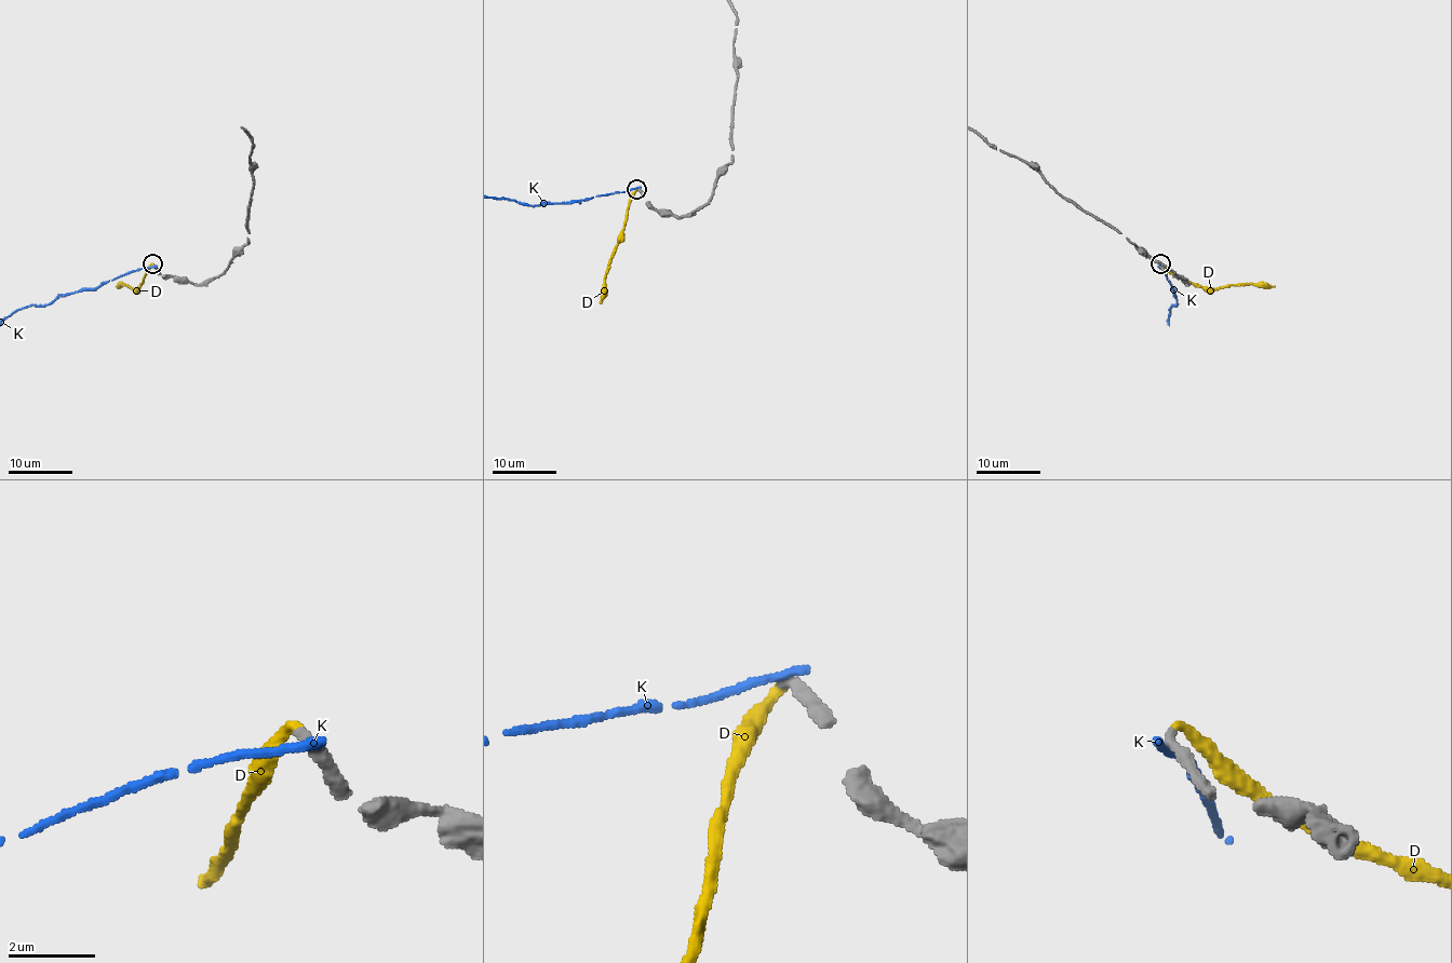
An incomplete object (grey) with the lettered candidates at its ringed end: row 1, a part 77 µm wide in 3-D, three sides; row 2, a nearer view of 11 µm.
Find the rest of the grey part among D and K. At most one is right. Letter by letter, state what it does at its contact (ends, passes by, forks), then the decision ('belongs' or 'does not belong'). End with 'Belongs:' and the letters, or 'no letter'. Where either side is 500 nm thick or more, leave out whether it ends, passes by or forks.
D: it ends; belongs
K: it ends; does not belong
Belongs: D

